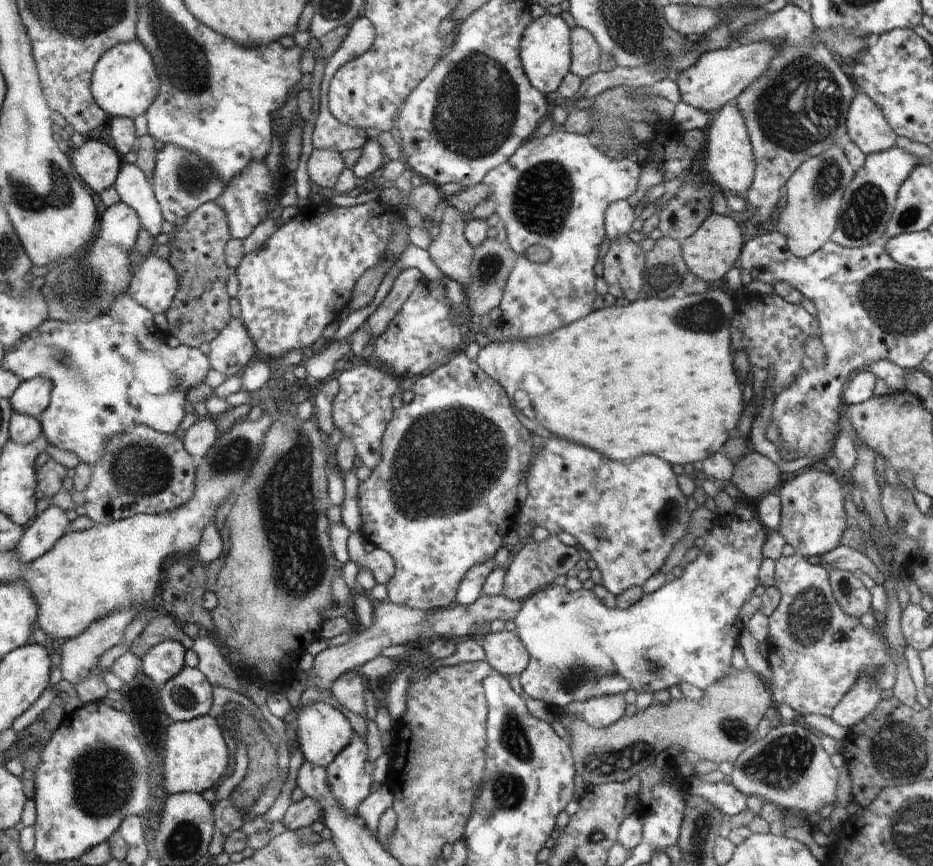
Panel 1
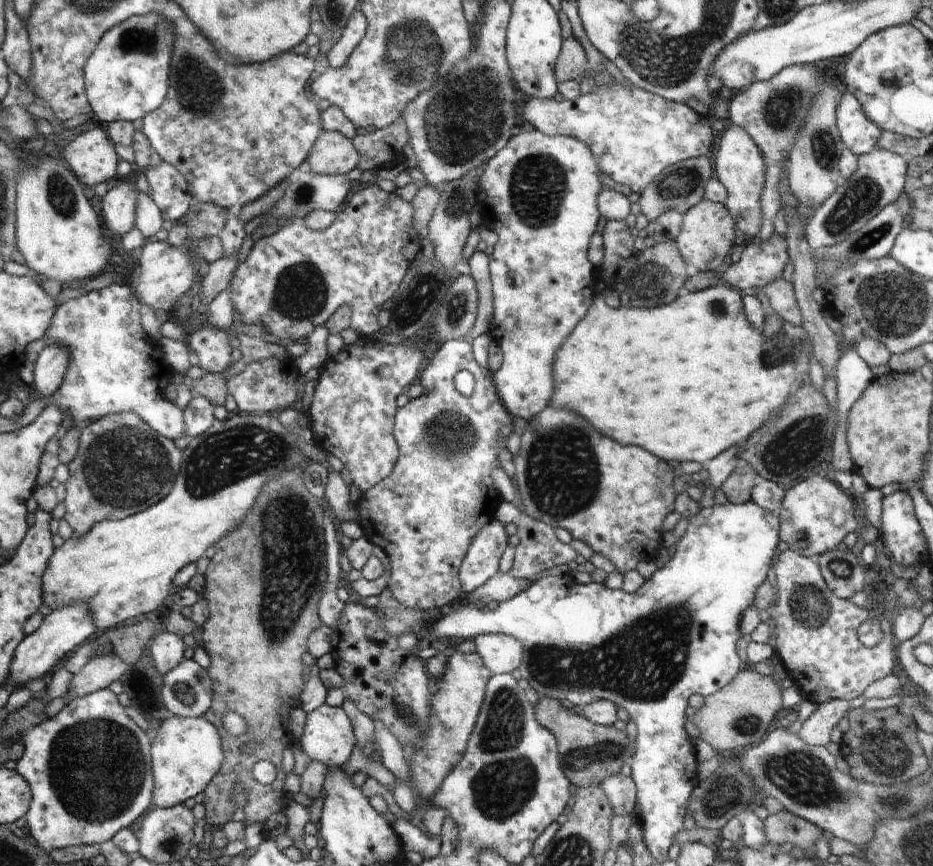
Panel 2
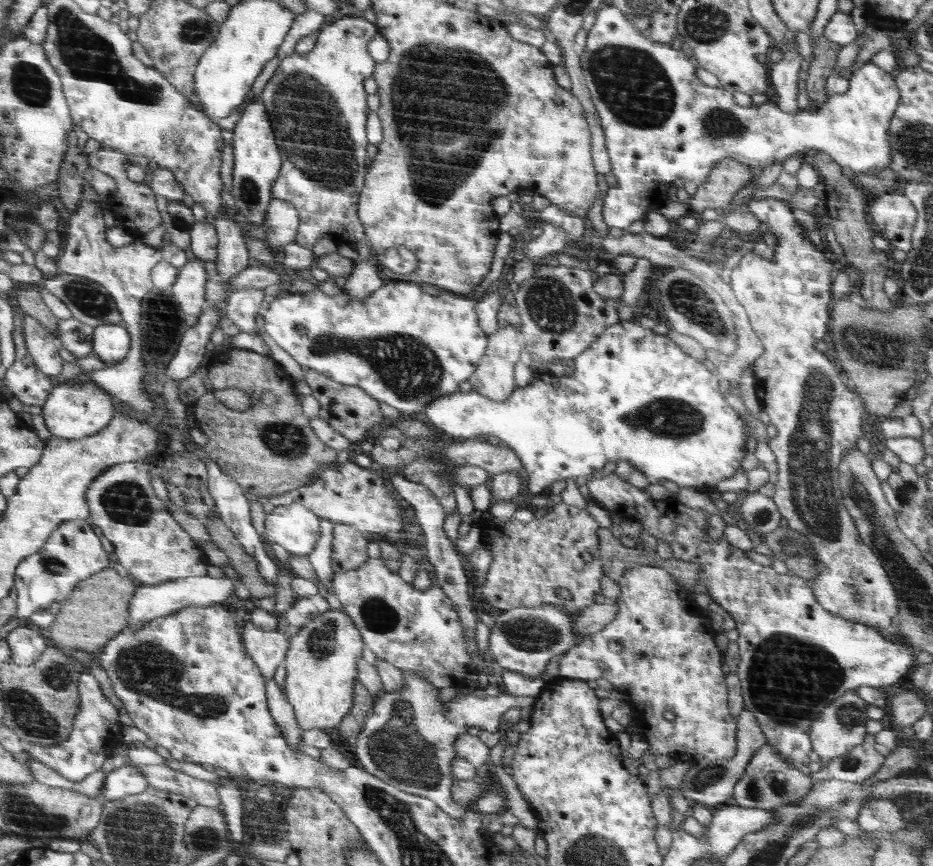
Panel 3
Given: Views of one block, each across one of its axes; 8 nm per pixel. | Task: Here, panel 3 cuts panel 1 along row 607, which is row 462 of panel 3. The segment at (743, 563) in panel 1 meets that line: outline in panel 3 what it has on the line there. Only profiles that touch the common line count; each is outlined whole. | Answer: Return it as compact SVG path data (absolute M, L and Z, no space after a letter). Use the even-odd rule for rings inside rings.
M631 320L622 321L620 324L615 324L612 327L606 328L604 334L600 336L596 343L588 350L578 355L573 359L575 369L568 372L561 370L551 370L547 372L536 372L530 384L526 387L518 387L513 392L513 395L504 400L497 402L491 400L481 393L471 389L470 392L454 392L449 396L438 397L428 408L425 408L425 413L422 415L426 422L434 424L434 427L442 431L444 435L454 440L476 440L478 435L484 436L484 439L492 439L508 445L517 452L517 456L521 459L521 464L526 469L526 477L528 491L532 494L540 494L546 487L552 487L554 483L560 480L566 480L570 477L585 476L588 478L600 474L601 469L608 461L620 462L626 460L640 470L652 482L660 482L660 479L671 480L679 487L683 486L714 486L718 482L722 482L724 478L731 478L740 470L740 462L746 456L746 442L748 442L748 430L746 422L724 402L722 394L718 394L718 378L708 370L708 366L704 366L704 362L700 364L698 359L684 354L672 339L665 334L664 329L646 329L641 325L634 324Z

